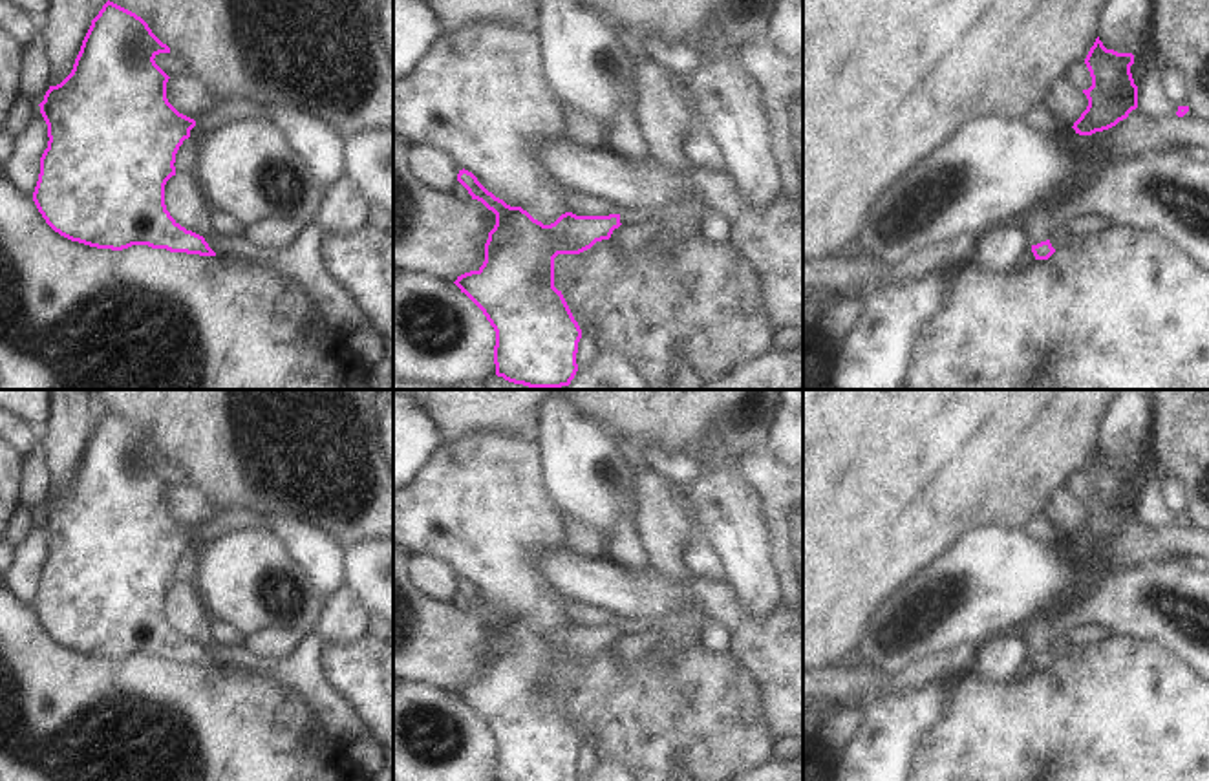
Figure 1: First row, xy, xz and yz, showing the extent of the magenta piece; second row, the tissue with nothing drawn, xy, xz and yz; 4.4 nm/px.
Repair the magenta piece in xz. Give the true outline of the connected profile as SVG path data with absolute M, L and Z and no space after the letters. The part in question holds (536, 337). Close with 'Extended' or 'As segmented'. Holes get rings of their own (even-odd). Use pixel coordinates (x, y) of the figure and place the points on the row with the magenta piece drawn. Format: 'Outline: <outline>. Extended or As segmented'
Outline: M459 170L457 181L496 214L483 265L454 282L496 331L496 375L529 388L569 386L578 371L582 329L554 287L554 258L609 240L622 225L620 214L565 212L543 225L496 198L472 172Z. As segmented.

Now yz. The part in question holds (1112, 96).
Outline: M1099 37L1085 64L1092 77L1092 86L1083 90L1088 106L1072 128L1079 135L1092 135L1116 126L1138 108L1138 86L1130 73L1134 55L1107 49Z. As segmented.

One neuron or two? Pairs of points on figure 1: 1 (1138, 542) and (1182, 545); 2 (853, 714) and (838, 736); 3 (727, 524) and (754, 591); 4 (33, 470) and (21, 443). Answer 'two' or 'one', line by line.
1: one
2: one
3: one
4: two

